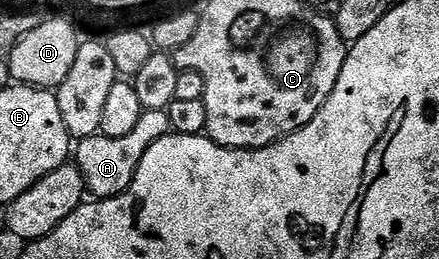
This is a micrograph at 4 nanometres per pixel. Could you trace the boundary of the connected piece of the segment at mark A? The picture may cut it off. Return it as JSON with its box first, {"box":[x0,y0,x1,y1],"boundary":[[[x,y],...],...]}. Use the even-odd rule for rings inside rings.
{"box":[73,110,172,199],"boundary":[[[144,110],[141,120],[133,127],[133,132],[126,136],[110,138],[98,133],[88,138],[78,139],[73,150],[73,164],[81,172],[87,185],[87,194],[92,199],[112,198],[129,188],[133,184],[133,176],[137,172],[137,164],[141,164],[141,156],[157,144],[167,134],[172,133],[169,116],[166,110]]]}

